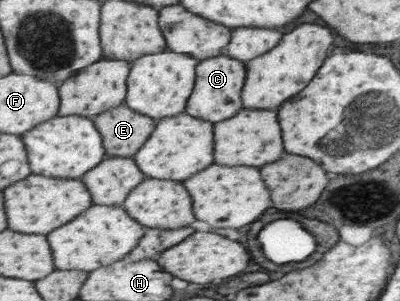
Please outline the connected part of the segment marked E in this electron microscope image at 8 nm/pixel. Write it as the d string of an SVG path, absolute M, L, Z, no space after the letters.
M124 103L117 108L100 113L93 118L93 121L103 137L105 151L110 157L134 157L157 127L157 121L154 118L137 113Z

